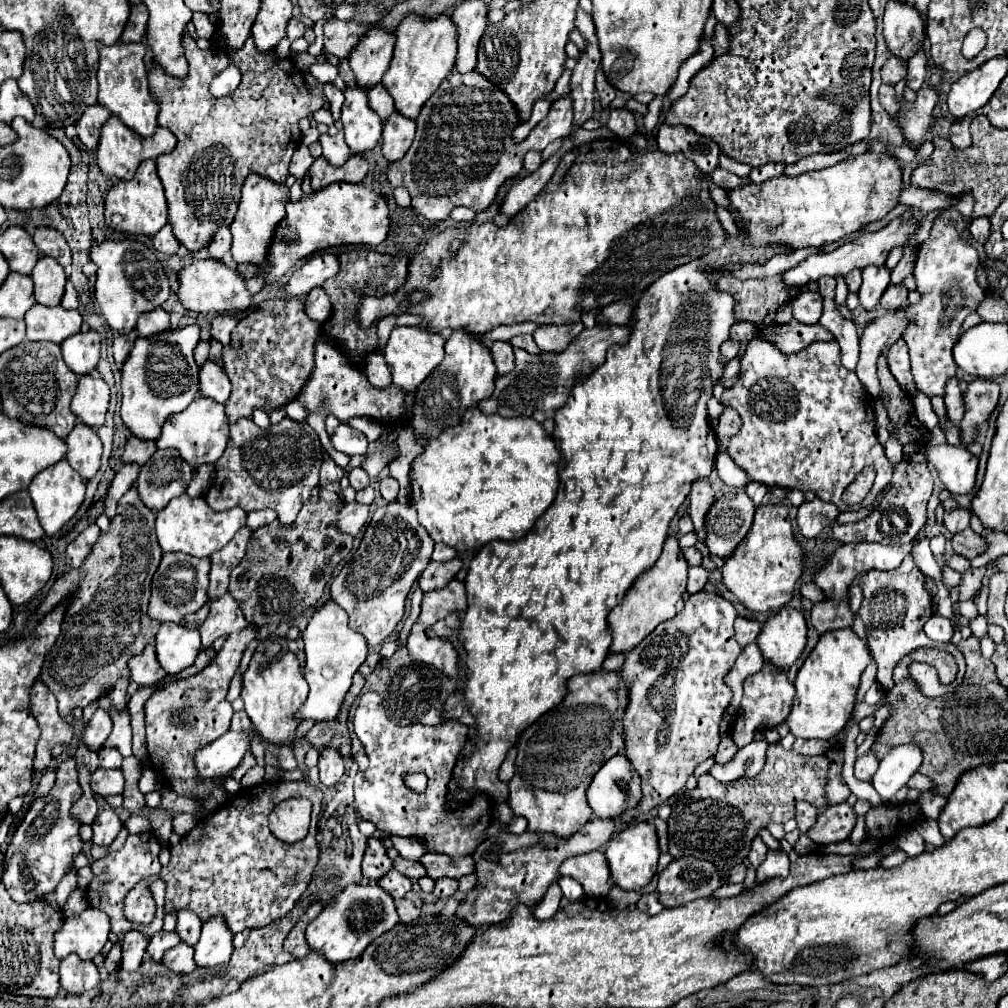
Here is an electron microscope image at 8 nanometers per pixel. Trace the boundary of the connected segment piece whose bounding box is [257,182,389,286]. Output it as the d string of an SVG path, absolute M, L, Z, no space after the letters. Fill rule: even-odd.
M333 182L321 190L301 196L297 202L287 204L287 216L277 224L279 240L269 244L269 258L257 270L265 270L265 286L281 280L299 260L317 250L327 250L341 244L367 244L377 246L387 238L389 210L387 202L363 184Z

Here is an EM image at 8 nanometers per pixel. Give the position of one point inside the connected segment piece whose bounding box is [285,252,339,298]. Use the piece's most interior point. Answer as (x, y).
(316, 270)

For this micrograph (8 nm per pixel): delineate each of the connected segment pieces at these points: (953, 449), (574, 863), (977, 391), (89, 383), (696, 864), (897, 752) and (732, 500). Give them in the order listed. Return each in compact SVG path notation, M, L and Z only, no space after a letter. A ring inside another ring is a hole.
M927 446L927 460L935 464L943 486L953 494L971 494L977 480L977 456L963 446Z
M589 852L567 858L561 864L561 874L577 878L587 896L607 896L611 882L609 882L609 866L603 852Z
M977 378L969 382L967 392L963 394L965 402L965 416L961 422L961 434L963 438L975 436L977 424L983 424L989 414L995 410L999 400L999 384L993 380Z
M81 376L77 384L77 392L71 402L73 414L87 426L99 428L105 422L109 406L109 386L103 378Z
M673 860L659 874L659 902L665 908L683 906L697 898L709 898L719 888L719 870L705 860Z
M897 746L893 748L879 764L879 770L873 776L873 786L877 794L889 802L901 786L907 784L907 780L917 772L921 766L921 750L919 746Z
M743 490L715 500L705 516L705 544L709 552L727 558L749 532L753 514L755 506Z

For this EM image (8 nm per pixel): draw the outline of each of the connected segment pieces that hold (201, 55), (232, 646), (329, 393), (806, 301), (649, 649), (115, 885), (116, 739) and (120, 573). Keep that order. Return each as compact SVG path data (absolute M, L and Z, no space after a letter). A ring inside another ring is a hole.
M186 32L183 34L183 46L189 62L189 74L185 78L169 78L157 62L151 62L149 70L149 84L153 88L155 98L161 104L157 122L163 128L169 128L175 138L177 146L171 150L171 154L161 154L157 158L157 172L165 188L167 204L169 204L169 220L173 224L173 234L177 240L191 252L197 252L205 244L209 244L211 236L219 226L227 226L233 222L239 198L241 198L241 186L249 172L257 172L261 176L267 176L275 182L285 182L289 174L289 162L295 152L295 148L301 144L301 130L297 122L305 116L313 116L313 112L321 110L325 106L323 98L317 94L311 94L305 86L305 74L293 66L291 60L281 60L273 50L261 54L257 50L253 38L249 36L245 46L241 50L231 50L231 46L221 38L221 34L215 34L211 38L211 46L207 50L197 48L197 42ZM229 64L239 66L241 70L241 84L239 88L225 96L215 98L209 92L211 80L217 76Z
M249 626L247 630L229 636L223 648L203 670L187 678L165 682L161 688L155 688L155 692L145 702L147 752L151 756L149 762L165 782L173 778L181 780L195 778L197 768L193 766L193 754L201 746L207 746L209 742L217 740L223 734L223 730L229 730L233 708L225 700L227 688L241 662L241 654L247 642L251 642L253 638L255 638L255 626Z
M319 338L315 342L315 368L297 396L297 400L310 410L309 413L327 411L341 423L363 416L373 418L377 422L391 422L391 420L403 420L403 418L407 422L411 418L413 392L405 392L395 386L389 386L385 390L371 386L365 374L359 372L353 364L349 364L345 356L339 350L335 350L335 346L329 346L325 338Z
M803 290L795 300L793 300L793 318L801 324L817 324L821 318L821 296L811 290Z
M701 590L689 596L683 612L671 620L661 622L641 644L637 644L627 654L621 670L617 672L629 690L629 704L623 716L625 756L643 778L643 800L635 810L623 814L621 822L629 822L635 814L647 812L683 790L693 770L717 752L721 742L719 724L733 698L733 690L725 684L725 676L741 654L733 632L735 618L737 610L729 600L715 592Z
M140 834L133 835L133 838L127 838L123 848L117 850L117 852L109 852L105 858L99 858L99 860L93 860L91 864L91 870L93 870L93 882L89 884L87 888L87 898L89 898L89 904L93 908L99 908L103 910L109 920L111 920L111 932L115 934L125 934L127 930L139 930L143 934L155 934L163 928L163 916L165 916L165 908L159 904L157 906L157 914L153 918L153 922L149 924L135 924L135 922L129 922L123 914L123 900L127 896L127 892L141 880L147 880L151 876L157 876L161 872L161 862L159 862L159 850L161 850L161 844L157 838L147 838Z
M105 696L99 700L99 706L109 710L111 714L111 720L113 720L113 730L103 747L114 748L119 750L121 756L127 756L131 752L125 752L125 750L131 750L131 720L129 712L123 712L123 714L117 714L111 706L111 700Z
M131 486L119 500L117 514L115 518L111 518L109 530L99 536L93 550L89 552L89 558L85 558L83 566L77 570L65 572L51 586L49 594L39 606L39 616L53 610L61 602L61 598L73 596L73 602L69 604L69 610L63 620L61 636L57 638L57 644L53 646L53 650L47 654L47 660L41 670L41 680L57 696L59 714L63 718L71 716L73 708L85 708L89 702L109 694L119 678L131 678L127 662L135 654L139 654L147 644L155 642L155 636L161 624L149 618L147 604L149 604L149 592L151 592L149 590L151 578L161 562L161 556L163 556L163 550L155 536L155 512L149 510L145 504L141 504L137 488Z

